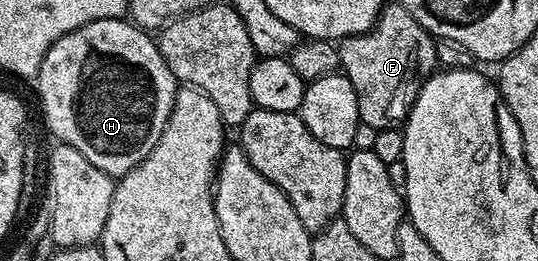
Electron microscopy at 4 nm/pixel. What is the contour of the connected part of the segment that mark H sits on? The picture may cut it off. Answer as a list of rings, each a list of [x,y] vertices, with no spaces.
[[[126,17],[92,21],[64,33],[64,37],[57,39],[48,53],[44,53],[37,83],[46,127],[58,138],[57,142],[84,153],[96,169],[111,177],[127,175],[156,149],[156,141],[160,141],[168,125],[180,86],[172,69],[168,69],[168,61],[164,61],[155,36]]]

